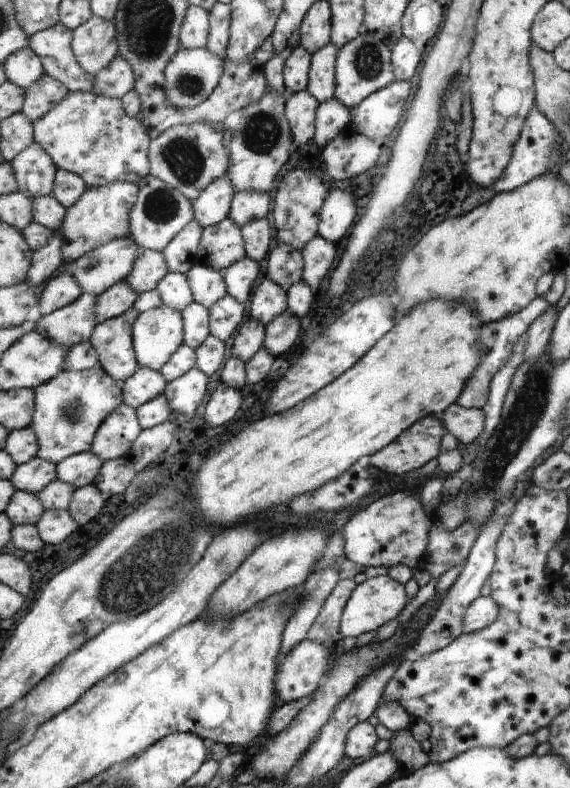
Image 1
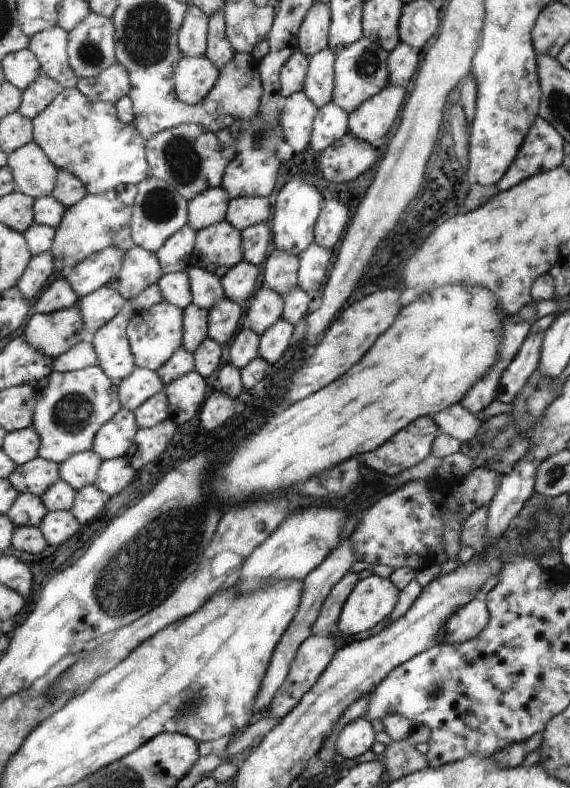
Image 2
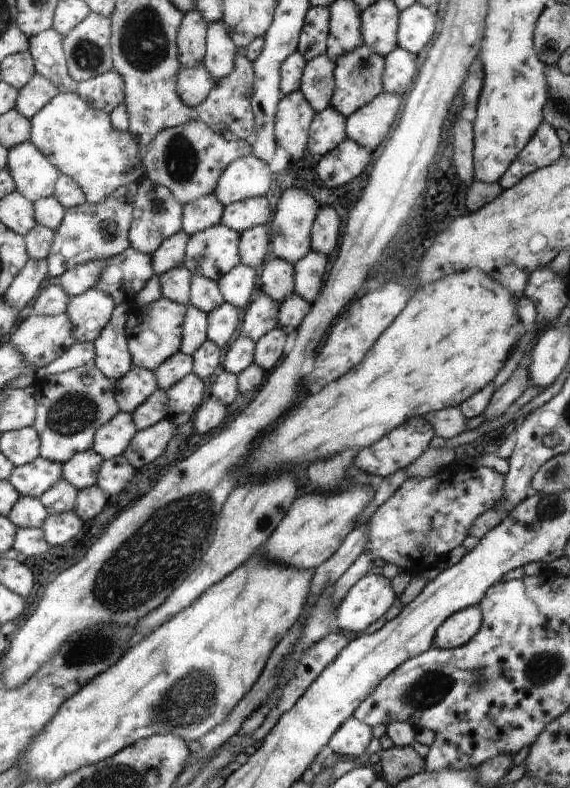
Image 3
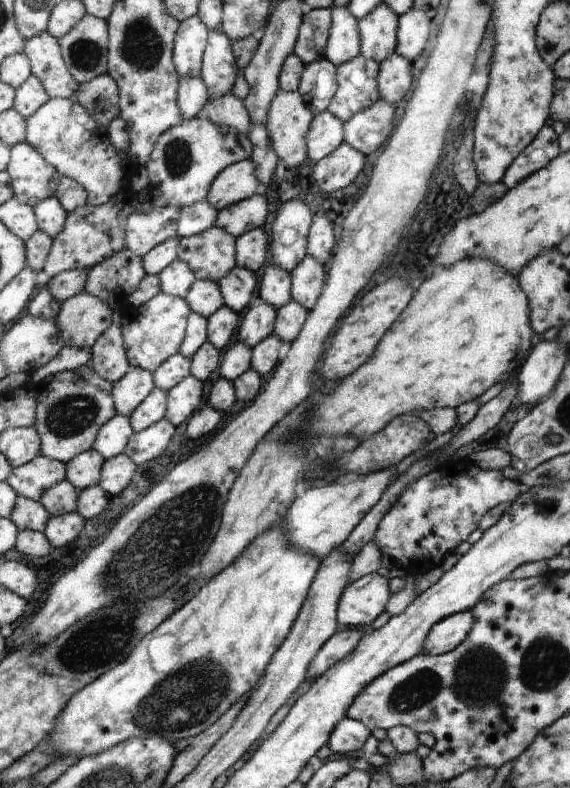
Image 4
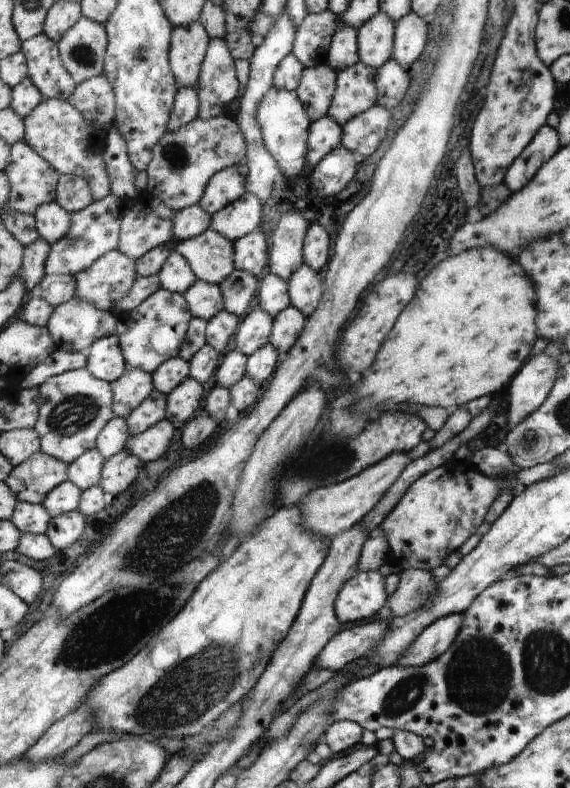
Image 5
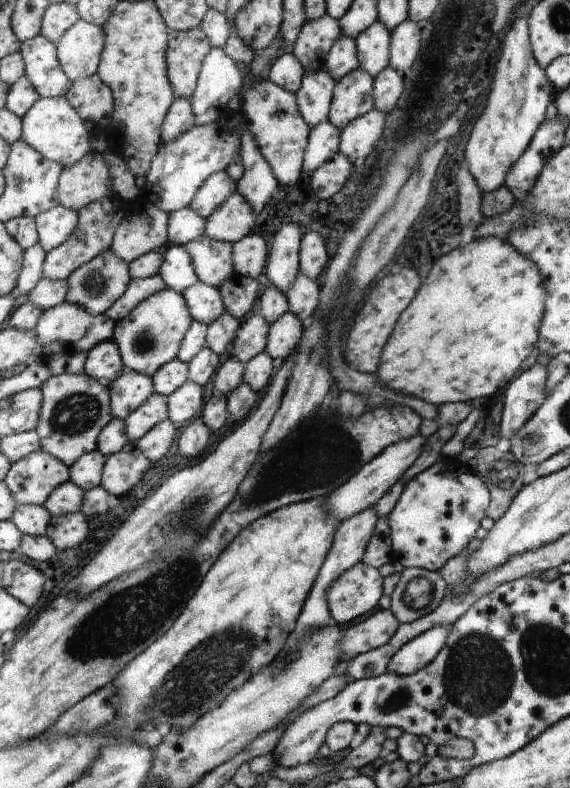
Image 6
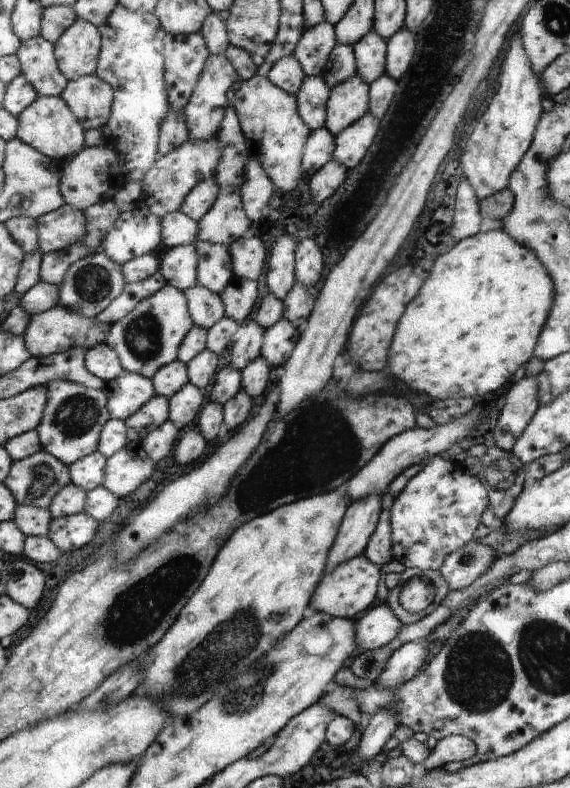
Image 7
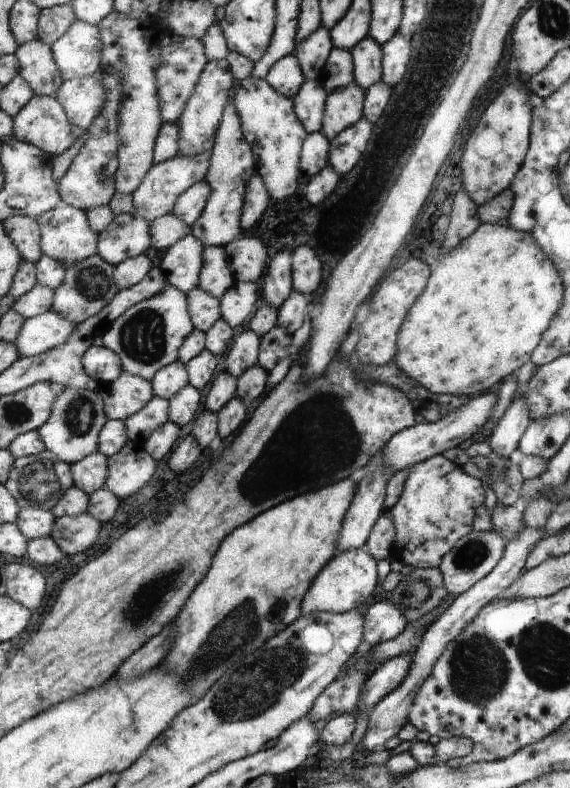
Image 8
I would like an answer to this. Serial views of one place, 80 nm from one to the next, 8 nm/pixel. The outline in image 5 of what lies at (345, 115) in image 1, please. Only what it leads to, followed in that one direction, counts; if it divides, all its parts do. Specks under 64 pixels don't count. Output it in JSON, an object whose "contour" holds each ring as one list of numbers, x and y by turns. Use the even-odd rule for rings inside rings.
{"contour":[[328,115,319,118,312,124,309,136,308,159,310,167,320,164,321,160,341,145,343,130,341,126]]}

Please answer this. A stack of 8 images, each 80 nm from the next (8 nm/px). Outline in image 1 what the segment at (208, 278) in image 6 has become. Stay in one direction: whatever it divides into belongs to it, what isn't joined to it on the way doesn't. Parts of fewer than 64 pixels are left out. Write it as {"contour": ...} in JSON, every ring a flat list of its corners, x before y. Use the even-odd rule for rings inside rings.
{"contour":[[229,217,219,224,204,228,201,247,201,264,218,271,229,269,246,255,244,234]]}

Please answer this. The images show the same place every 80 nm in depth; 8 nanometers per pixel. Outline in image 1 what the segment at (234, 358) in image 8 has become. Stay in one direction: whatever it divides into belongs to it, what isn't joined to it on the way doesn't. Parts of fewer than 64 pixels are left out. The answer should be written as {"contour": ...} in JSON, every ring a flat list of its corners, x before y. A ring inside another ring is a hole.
{"contour":[[266,276,255,288,254,298,250,302,250,317,262,322,265,326,274,318,281,316,287,310,288,296,287,291,280,283]]}

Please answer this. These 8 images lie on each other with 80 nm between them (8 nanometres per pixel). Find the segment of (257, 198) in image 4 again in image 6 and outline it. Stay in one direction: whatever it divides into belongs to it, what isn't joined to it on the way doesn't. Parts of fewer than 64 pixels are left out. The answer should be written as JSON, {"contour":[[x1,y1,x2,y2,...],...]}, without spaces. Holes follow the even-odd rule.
{"contour":[[232,191,205,220,205,233,217,241,240,241,252,230,254,213,242,195]]}

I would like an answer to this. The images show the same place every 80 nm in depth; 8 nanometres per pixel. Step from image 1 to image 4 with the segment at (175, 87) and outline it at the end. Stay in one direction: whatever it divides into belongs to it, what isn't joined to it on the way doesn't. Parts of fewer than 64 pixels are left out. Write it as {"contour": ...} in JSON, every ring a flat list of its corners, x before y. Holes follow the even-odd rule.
{"contour":[[200,77,179,78,177,106,180,107,181,120,200,116,209,102,209,92]]}

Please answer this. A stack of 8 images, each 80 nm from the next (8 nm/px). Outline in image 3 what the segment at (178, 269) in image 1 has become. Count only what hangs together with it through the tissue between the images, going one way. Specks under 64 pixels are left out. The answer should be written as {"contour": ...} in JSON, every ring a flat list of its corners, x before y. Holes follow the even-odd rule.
{"contour":[[184,230,178,231,154,252,152,263,156,274,166,274,177,266,184,265,185,250,188,246,190,236]]}

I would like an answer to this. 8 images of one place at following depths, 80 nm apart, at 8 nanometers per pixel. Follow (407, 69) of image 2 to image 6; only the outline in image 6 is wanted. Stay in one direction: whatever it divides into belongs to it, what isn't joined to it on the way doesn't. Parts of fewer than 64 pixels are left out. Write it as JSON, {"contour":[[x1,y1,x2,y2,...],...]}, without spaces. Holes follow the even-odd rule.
{"contour":[[388,65,375,76,374,82,376,83,373,88,374,109,387,114,396,106,403,92,403,74]]}

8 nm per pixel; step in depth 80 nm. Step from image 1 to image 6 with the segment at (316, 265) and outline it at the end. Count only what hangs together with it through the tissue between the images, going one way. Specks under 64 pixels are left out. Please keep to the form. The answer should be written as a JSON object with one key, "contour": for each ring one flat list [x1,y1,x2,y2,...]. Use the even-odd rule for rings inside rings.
{"contour":[[298,274,293,286,286,293,289,310,295,314,302,322,311,318,313,312,319,308,319,288,316,280]]}

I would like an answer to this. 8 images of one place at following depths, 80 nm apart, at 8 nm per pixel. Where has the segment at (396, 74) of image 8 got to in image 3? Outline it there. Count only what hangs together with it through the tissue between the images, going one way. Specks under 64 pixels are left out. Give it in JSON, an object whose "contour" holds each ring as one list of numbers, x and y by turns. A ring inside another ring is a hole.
{"contour":[[418,1,399,13,397,46,417,55,434,36,436,16]]}

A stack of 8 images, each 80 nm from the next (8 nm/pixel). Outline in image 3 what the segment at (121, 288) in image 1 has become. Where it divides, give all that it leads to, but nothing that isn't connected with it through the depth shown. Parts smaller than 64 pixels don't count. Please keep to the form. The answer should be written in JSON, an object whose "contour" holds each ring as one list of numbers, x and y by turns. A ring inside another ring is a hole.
{"contour":[[96,287,72,298,66,312,72,319,72,341,94,344,112,322,117,306,112,295]]}

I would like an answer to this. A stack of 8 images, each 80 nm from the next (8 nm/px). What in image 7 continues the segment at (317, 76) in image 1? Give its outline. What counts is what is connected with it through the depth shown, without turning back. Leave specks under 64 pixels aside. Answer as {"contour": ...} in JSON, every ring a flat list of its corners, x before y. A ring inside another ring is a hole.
{"contour":[[322,76,305,77,300,92,296,94,299,114,310,130,321,129,327,120,326,106,331,88]]}

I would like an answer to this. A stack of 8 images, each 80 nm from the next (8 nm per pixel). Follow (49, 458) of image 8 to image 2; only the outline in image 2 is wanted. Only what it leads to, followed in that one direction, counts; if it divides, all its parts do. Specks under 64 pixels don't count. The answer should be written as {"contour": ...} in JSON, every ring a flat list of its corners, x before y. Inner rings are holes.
{"contour":[[37,457,33,462,19,466,10,480,21,493,32,493,43,498,52,486,61,482,61,464]]}

